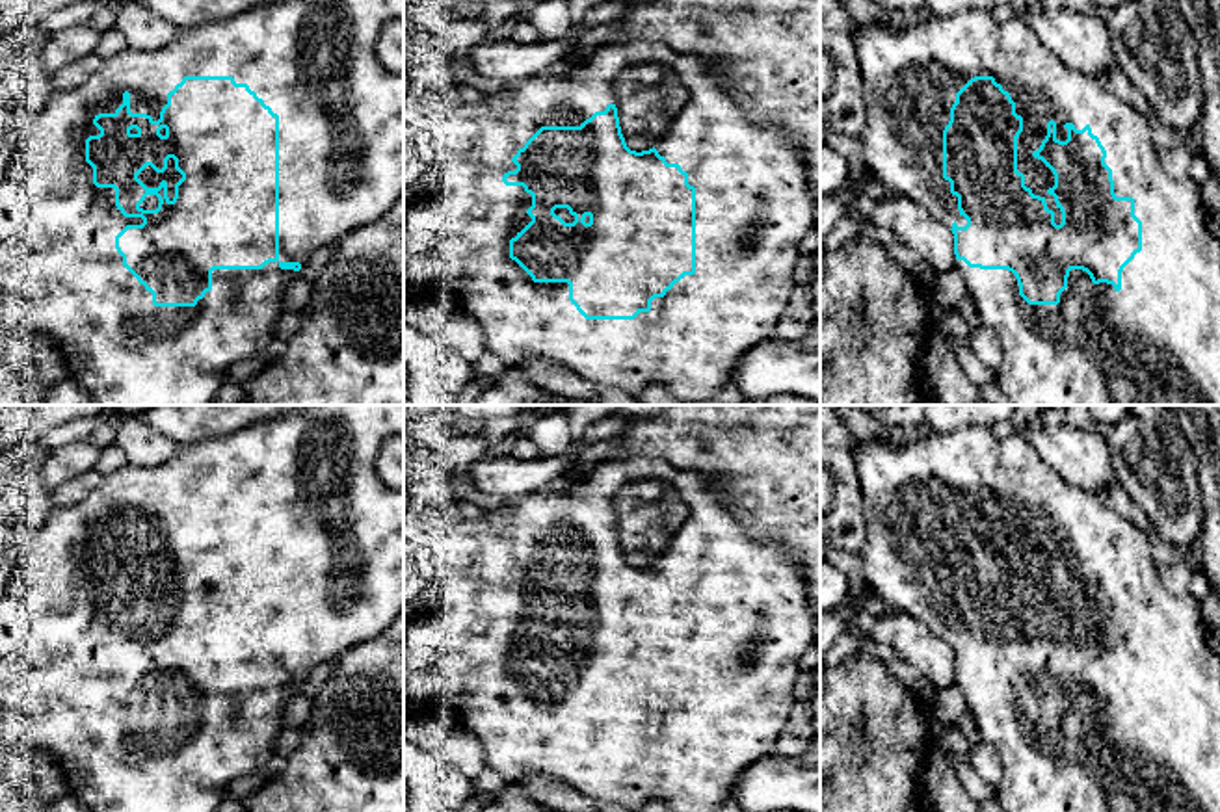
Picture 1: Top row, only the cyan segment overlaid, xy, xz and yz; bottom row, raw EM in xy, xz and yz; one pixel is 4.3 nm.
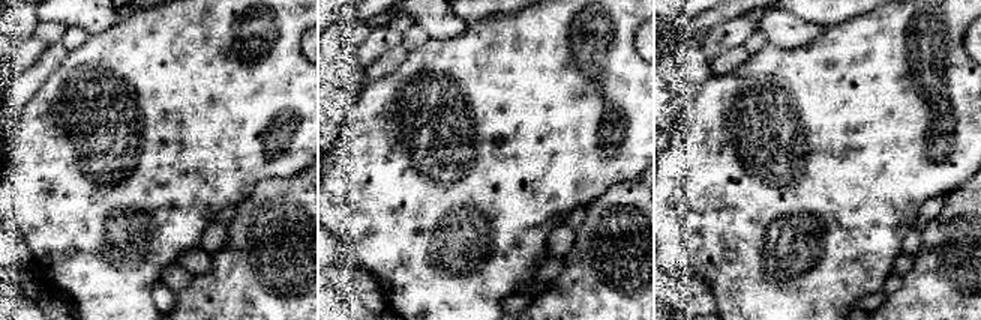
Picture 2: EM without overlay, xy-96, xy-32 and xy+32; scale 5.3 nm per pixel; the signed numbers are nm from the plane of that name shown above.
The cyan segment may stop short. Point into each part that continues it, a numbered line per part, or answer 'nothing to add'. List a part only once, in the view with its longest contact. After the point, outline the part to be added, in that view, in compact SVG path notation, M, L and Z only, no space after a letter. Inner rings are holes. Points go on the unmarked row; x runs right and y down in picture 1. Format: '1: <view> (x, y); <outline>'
1: yz (1159, 751); M975 426L934 431L898 448L882 440L852 439L852 453L867 507L867 537L859 552L865 585L891 609L924 622L945 643L967 641L958 626L958 613L950 609L950 598L943 595L943 546L950 537L956 509L975 492L993 492L1015 518L1015 530L1023 533L1017 587L1025 591L1025 602L1045 615L1056 641L1062 639L1062 628L1047 609L1054 602L1054 591L1032 572L1045 556L1051 535L1056 539L1060 557L1068 556L1066 539L1073 539L1077 546L1088 541L1107 567L1105 580L1112 585L1116 613L1134 615L1134 632L1142 637L1142 667L1123 684L1120 708L1107 699L1094 701L1082 686L1071 686L1058 721L1028 721L1019 712L1012 688L969 684L963 676L956 676L980 740L999 751L1002 780L997 801L1004 812L1220 812L1220 658L1207 643L1209 628L1200 600L1190 595L1175 596L1164 589L1144 530L1110 509L1097 494L1064 481L1036 453L1023 431L997 437L989 427Z

